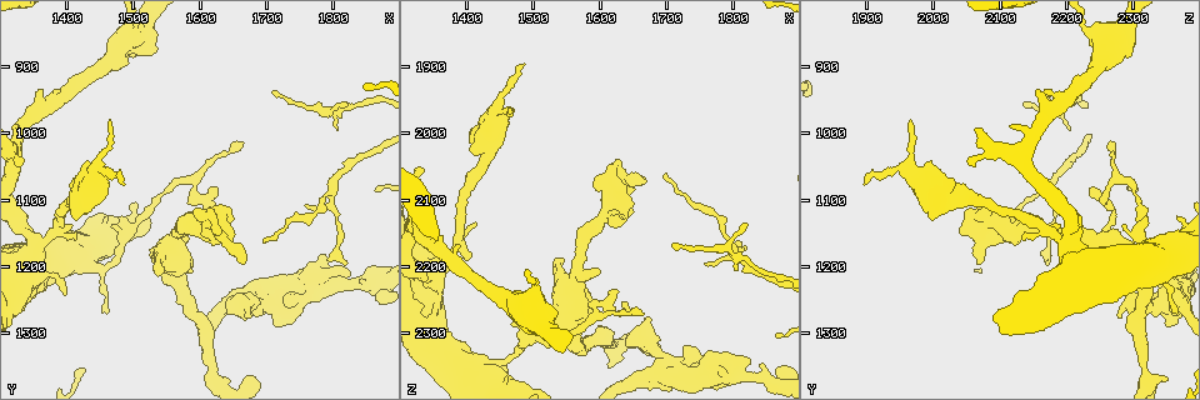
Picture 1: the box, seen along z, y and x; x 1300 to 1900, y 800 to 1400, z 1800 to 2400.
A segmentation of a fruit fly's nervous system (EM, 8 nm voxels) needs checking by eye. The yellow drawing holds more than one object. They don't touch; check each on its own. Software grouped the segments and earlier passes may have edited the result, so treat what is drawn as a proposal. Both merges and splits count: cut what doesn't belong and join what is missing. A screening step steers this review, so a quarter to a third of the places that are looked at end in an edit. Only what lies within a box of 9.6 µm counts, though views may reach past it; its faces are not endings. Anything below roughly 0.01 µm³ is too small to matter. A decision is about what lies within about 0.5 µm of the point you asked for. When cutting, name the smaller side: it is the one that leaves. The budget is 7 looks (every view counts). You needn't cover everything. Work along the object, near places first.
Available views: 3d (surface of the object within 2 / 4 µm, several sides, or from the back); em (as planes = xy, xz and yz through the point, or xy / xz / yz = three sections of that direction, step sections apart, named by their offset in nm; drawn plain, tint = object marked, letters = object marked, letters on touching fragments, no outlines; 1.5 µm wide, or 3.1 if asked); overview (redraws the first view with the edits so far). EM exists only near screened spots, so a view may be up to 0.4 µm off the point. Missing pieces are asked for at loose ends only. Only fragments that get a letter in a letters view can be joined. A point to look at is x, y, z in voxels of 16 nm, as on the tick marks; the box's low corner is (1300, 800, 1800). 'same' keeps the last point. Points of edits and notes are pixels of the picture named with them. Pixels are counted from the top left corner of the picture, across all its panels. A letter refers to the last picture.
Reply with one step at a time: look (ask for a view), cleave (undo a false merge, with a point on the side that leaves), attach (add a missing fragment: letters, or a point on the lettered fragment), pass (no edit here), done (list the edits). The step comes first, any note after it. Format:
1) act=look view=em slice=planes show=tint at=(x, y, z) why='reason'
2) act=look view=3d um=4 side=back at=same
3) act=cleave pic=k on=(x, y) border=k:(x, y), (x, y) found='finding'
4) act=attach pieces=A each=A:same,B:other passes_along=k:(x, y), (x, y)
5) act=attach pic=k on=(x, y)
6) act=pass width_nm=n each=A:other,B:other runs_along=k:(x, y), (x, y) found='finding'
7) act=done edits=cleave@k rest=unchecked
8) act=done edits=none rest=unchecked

act=look view=3d um=2 side=back at=(1825, 955, 2135) why='thin end'

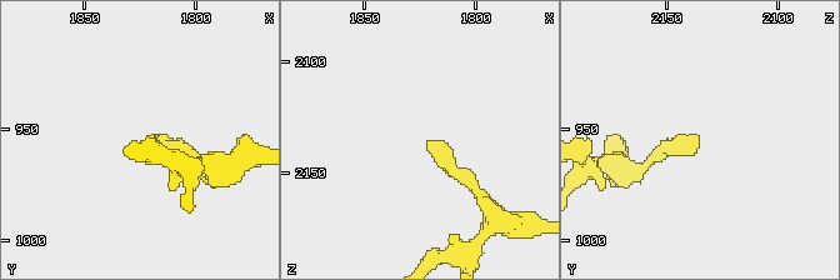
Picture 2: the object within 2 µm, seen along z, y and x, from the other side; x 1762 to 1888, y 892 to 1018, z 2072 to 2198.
act=look view=em slice=planes show=letters at=(1820, 954, 2134) why='now the EM'

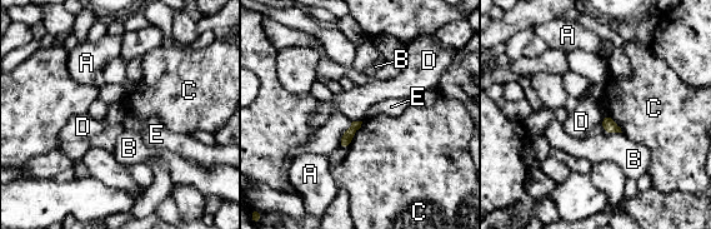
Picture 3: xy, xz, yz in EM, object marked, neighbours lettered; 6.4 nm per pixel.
act=pass each=A:other,B:other,C:other,D:other,E:other found='none of them fits'

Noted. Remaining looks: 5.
act=look view=em slice=xz step=4 show=letters at=(1760, 1105, 2195) why='an open end'

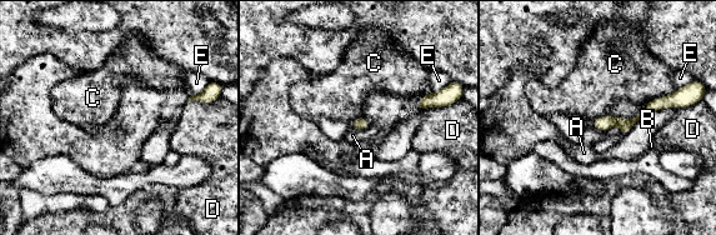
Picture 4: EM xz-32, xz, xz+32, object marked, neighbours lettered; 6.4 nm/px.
act=look view=em slice=planes show=letters at=same why='cut it another way'

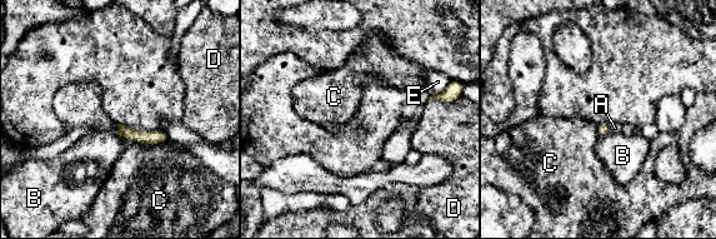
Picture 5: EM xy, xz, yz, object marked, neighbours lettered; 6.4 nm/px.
act=pass width_nm=80 each=A:other,B:other,C:other,D:other,E:other found='none of them fits'

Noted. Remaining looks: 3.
act=look view=em slice=planes show=tint at=(1585, 1200, 2270) why='free end'

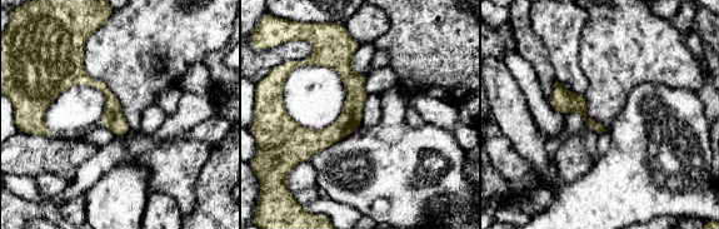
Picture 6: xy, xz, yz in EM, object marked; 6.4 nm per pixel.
act=look view=em slice=planes show=letters at=same

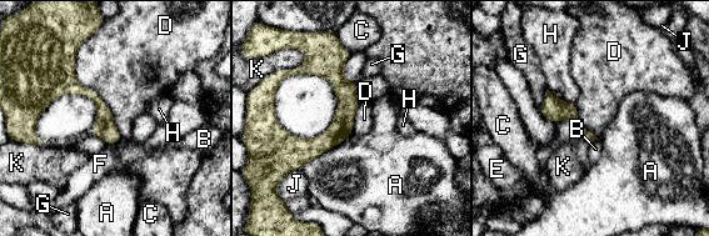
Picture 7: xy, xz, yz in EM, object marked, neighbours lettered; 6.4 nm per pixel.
act=pass each=A:other,B:other,C:other,D:other,E:other,F:other,G:other,H:other,J:other,K:other border=7:(89, 36), (75, 79), (121, 137) found='none of them fits'

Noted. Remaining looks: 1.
act=done edits=none rest=unchecked

